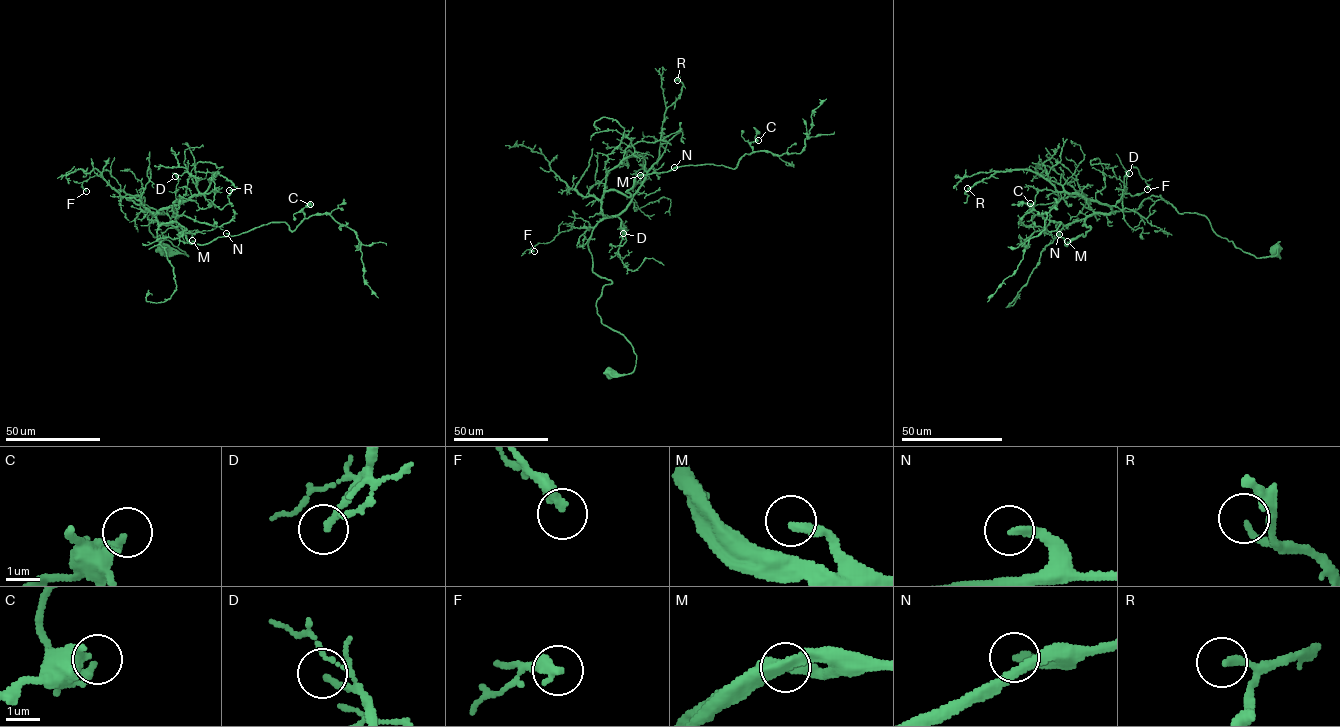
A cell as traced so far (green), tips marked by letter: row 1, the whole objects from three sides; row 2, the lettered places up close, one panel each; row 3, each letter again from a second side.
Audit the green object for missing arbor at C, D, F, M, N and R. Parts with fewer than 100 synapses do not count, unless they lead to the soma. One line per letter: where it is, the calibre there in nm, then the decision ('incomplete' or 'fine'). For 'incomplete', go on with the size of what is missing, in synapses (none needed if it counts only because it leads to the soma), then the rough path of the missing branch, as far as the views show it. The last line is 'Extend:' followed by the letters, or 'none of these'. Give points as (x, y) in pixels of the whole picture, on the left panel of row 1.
C: (310, 204) | 220 nm | fine
D: (175, 176) | 190 nm | fine
F: (86, 191) | 320 nm | fine
M: (192, 240) | 280 nm | incomplete | 550 syn | (192, 240), (162, 244), (143, 265), (147, 276), (142, 303), (153, 305), (134, 303), (126, 324), (133, 325)
N: (226, 233) | 240 nm | incomplete | 350 syn | (226, 233), (204, 234), (192, 229), (172, 201), (151, 188)
R: (229, 190) | 200 nm | fine
Extend: M, N

